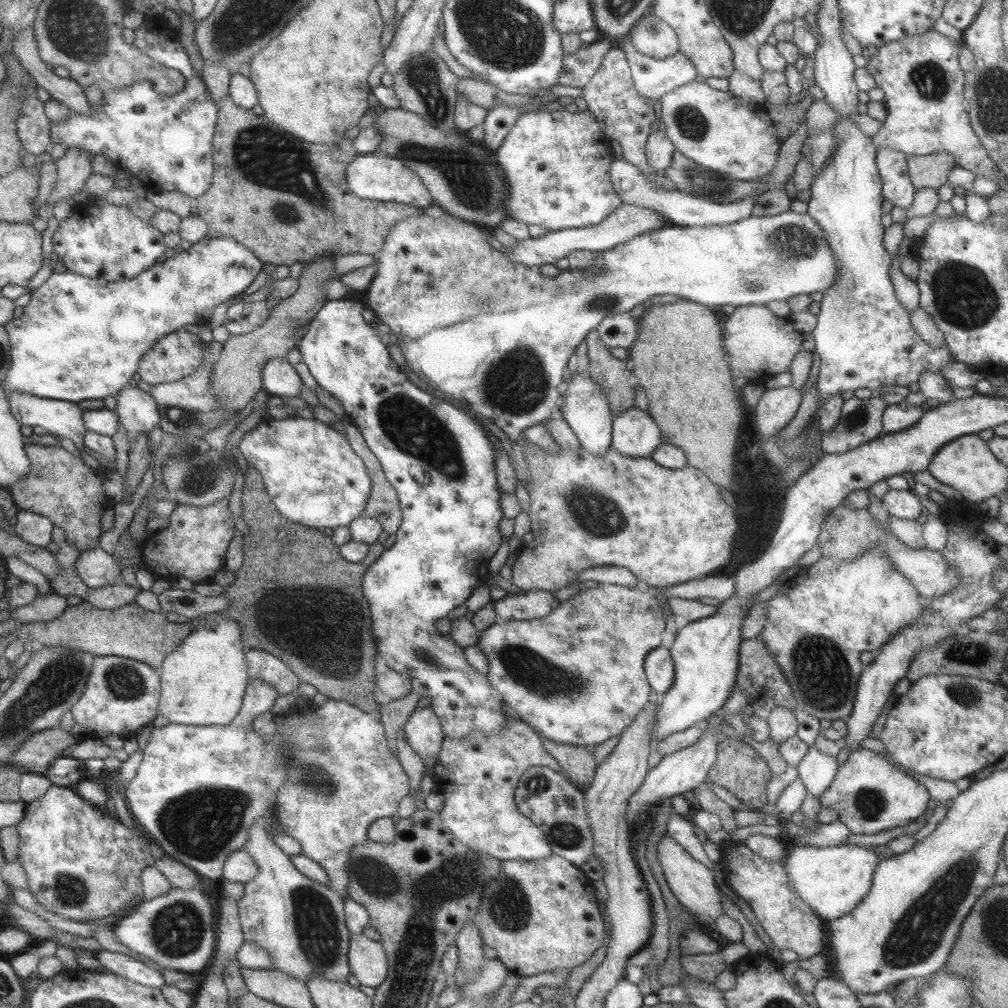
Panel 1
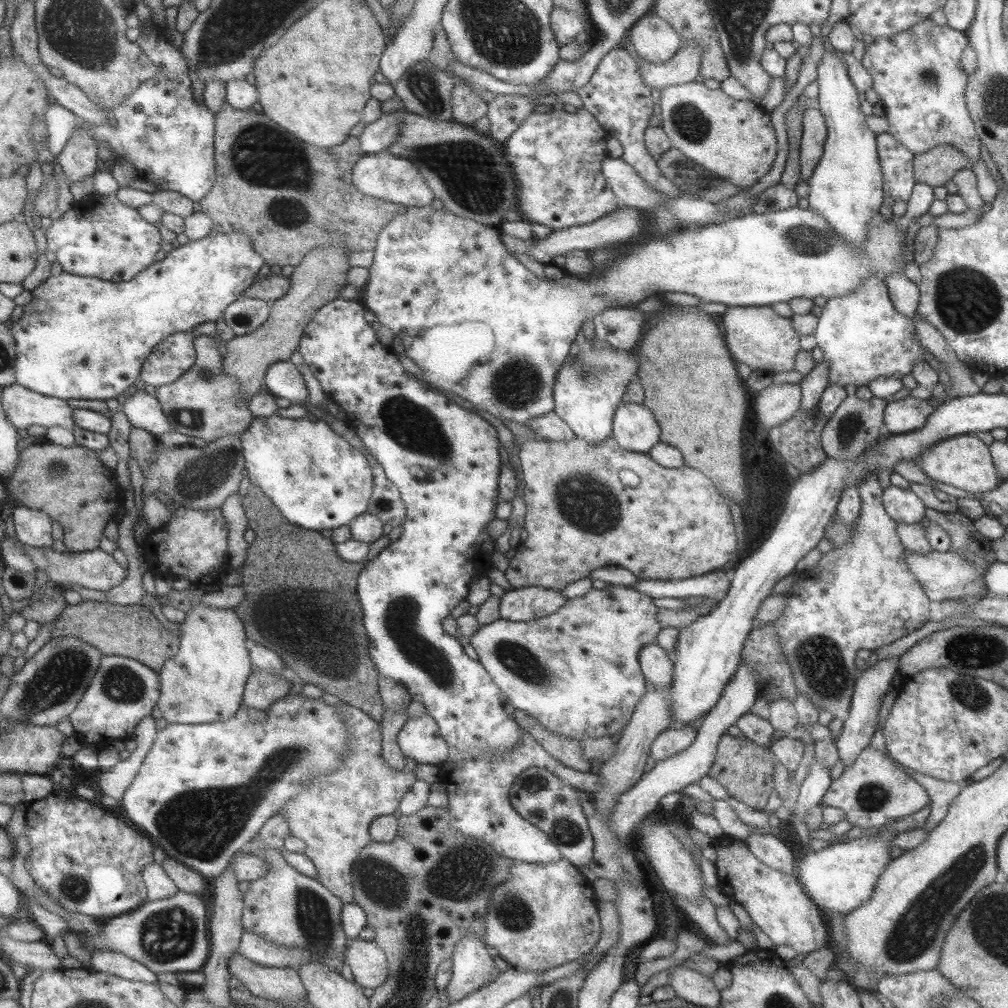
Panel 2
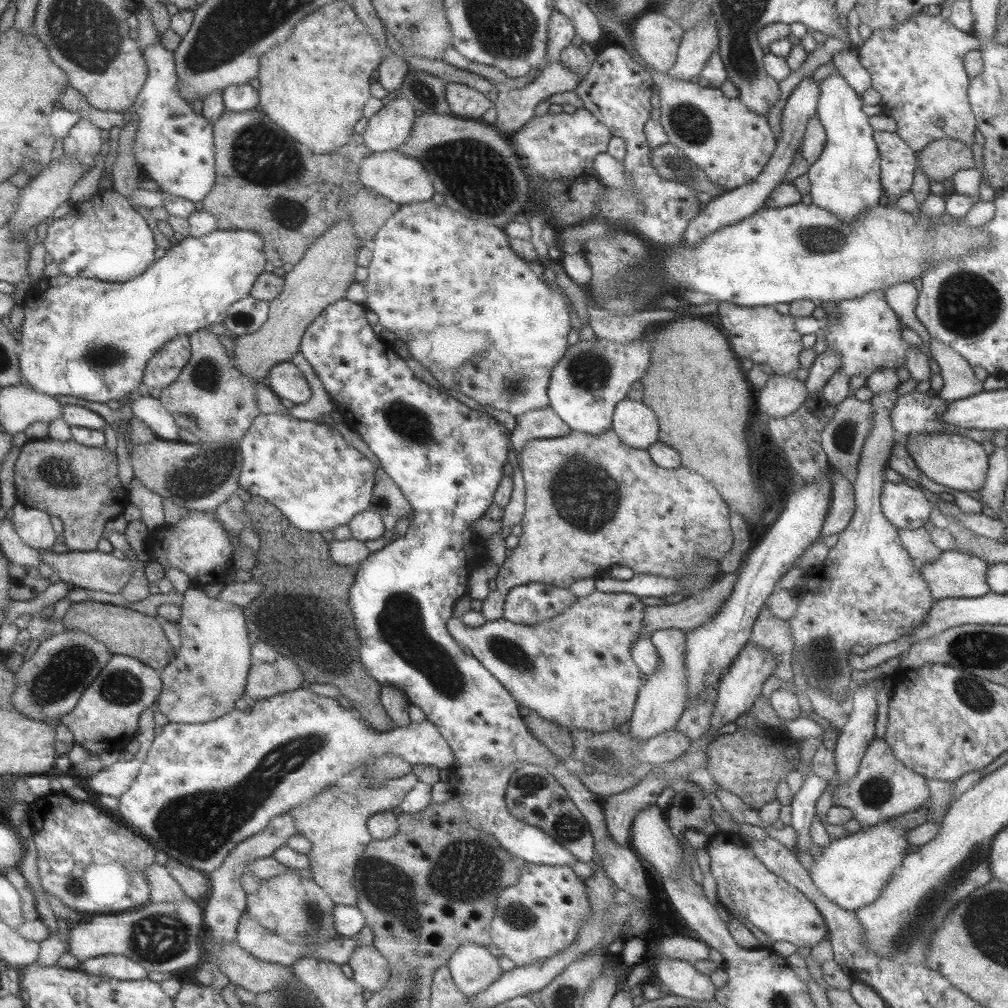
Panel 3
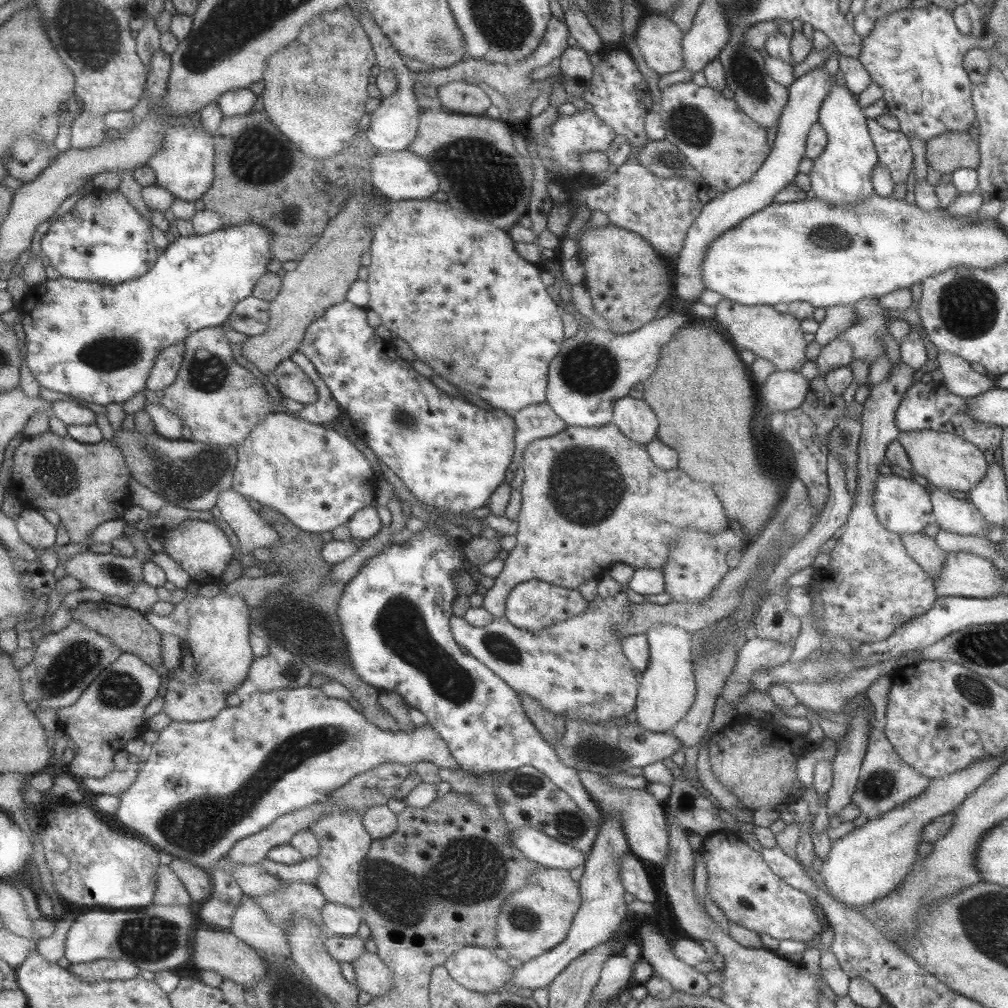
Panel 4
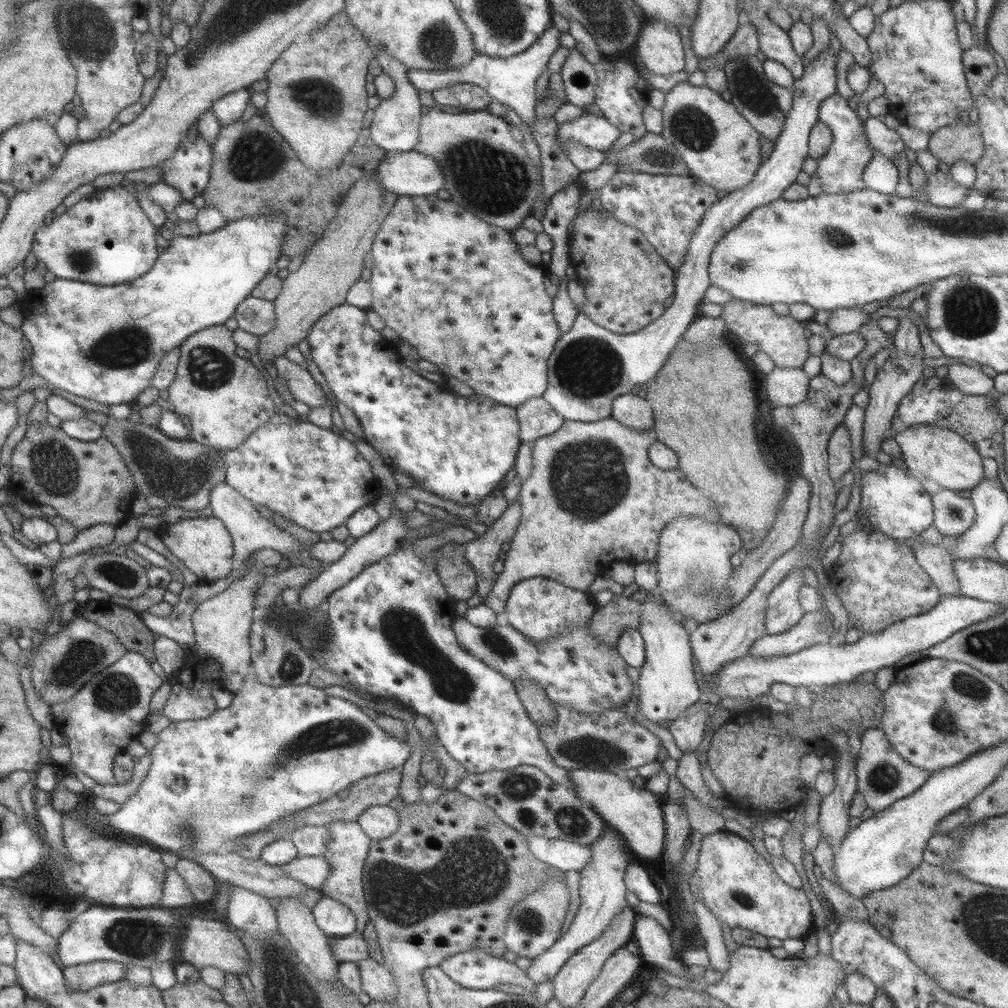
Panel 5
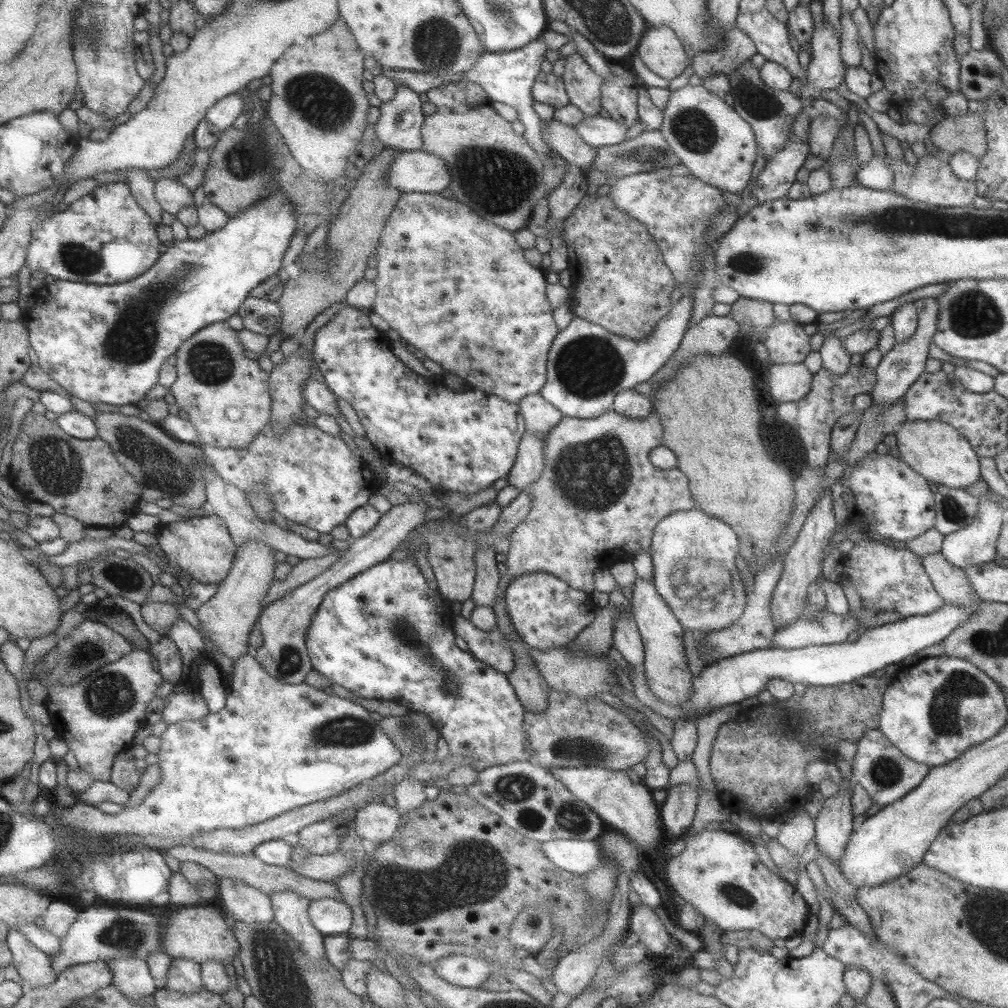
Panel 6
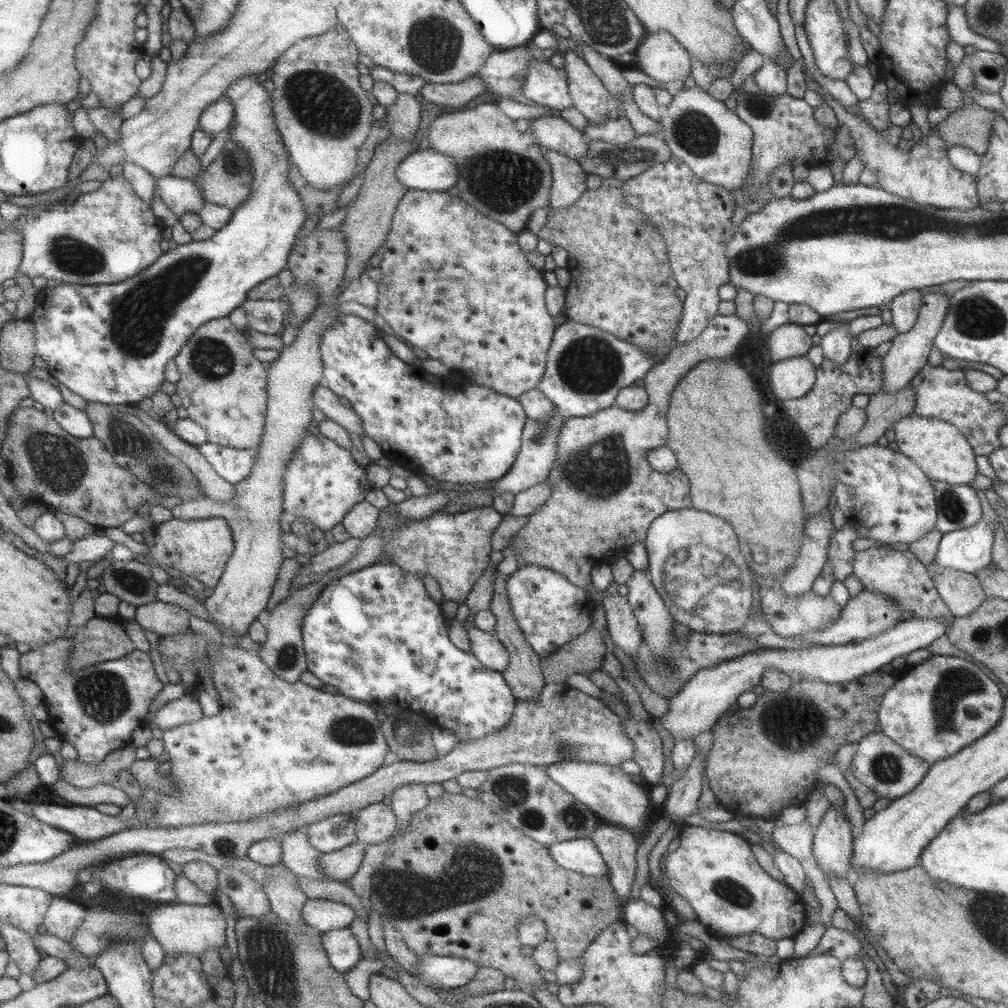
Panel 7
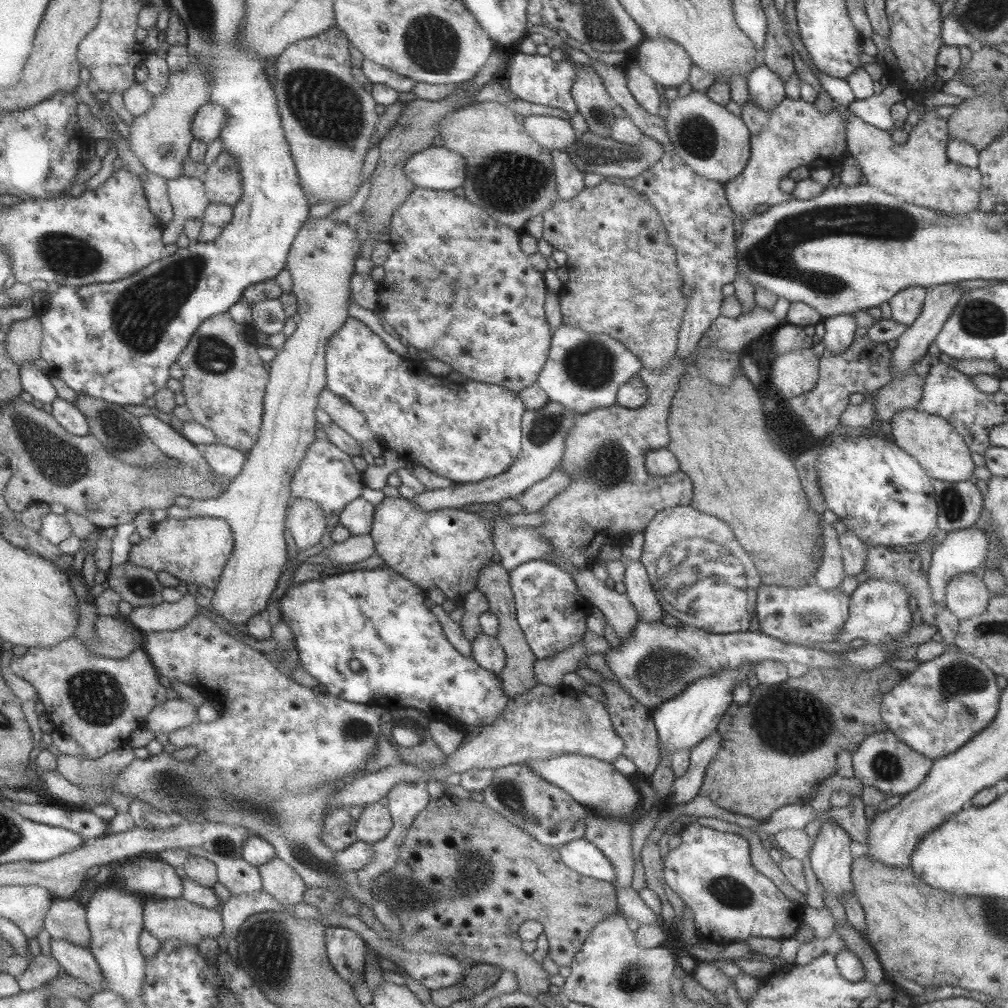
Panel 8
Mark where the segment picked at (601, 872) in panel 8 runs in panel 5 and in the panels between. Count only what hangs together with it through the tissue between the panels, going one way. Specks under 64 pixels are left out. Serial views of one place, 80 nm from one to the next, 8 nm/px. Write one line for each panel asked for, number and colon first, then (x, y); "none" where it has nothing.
5: (563, 855)
6: (579, 857)
7: (579, 854)

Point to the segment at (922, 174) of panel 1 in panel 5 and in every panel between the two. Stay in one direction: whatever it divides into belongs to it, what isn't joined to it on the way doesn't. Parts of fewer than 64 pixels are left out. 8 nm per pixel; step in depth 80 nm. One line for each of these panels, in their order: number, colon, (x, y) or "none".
2: (935, 166)
3: (939, 159)
4: (949, 150)
5: (960, 141)

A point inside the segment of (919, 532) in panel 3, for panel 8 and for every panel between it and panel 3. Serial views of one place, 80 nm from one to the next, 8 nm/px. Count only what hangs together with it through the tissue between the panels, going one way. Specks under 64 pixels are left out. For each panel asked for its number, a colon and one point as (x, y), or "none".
4: (921, 548)
5: (936, 561)
6: (951, 583)
7: (960, 591)
8: (966, 596)

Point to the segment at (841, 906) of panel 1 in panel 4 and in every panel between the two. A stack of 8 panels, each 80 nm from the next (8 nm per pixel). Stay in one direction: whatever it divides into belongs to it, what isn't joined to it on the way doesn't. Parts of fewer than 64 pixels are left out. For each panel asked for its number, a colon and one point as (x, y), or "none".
2: (838, 878)
3: (851, 871)
4: (867, 863)

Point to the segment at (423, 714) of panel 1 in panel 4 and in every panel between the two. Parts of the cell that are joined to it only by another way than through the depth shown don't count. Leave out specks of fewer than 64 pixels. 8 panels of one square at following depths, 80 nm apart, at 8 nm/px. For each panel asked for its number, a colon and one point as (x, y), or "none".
2: (418, 739)
3: (202, 788)
4: (204, 785)

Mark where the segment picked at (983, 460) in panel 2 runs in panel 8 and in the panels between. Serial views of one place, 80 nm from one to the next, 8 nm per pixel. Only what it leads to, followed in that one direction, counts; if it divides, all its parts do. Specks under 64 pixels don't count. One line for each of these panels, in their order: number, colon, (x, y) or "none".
3: (952, 460)
4: (946, 460)
5: (930, 452)
6: (938, 452)
7: (942, 453)
8: (937, 447)

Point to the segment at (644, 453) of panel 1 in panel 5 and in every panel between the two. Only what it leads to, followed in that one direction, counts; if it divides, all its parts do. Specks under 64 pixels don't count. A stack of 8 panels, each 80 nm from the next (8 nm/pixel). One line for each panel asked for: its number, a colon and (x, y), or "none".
2: (634, 427)
3: (635, 424)
4: (634, 418)
5: (634, 412)

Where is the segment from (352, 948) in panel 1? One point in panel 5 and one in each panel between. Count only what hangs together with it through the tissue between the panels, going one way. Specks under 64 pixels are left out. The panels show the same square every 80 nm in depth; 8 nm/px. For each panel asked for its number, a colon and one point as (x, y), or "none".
2: (367, 962)
3: (370, 970)
4: (372, 976)
5: (377, 982)

